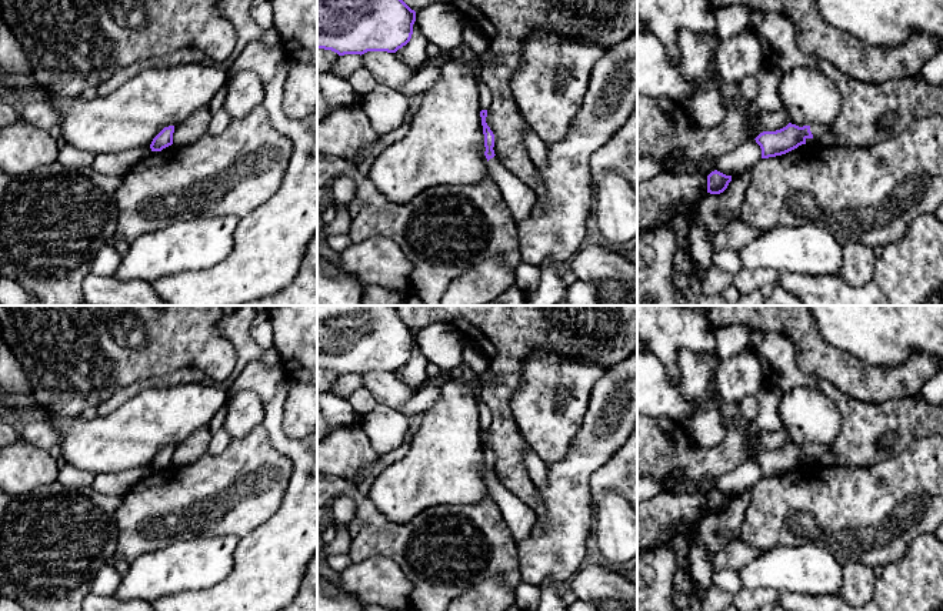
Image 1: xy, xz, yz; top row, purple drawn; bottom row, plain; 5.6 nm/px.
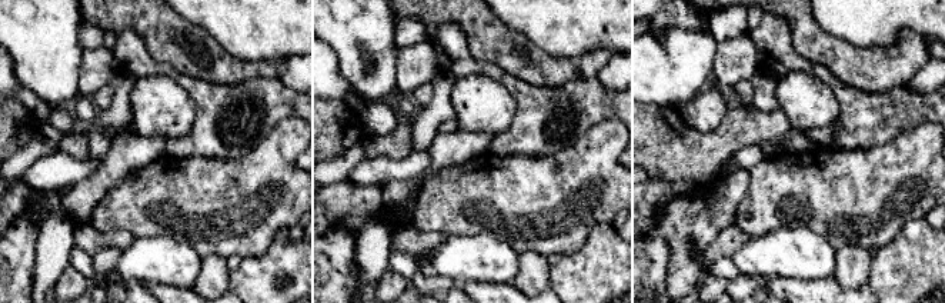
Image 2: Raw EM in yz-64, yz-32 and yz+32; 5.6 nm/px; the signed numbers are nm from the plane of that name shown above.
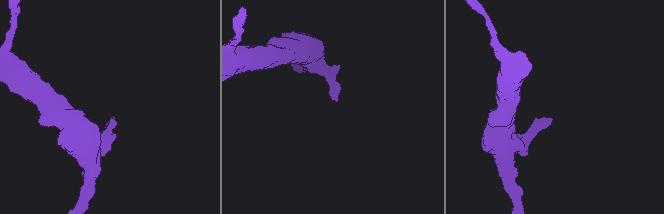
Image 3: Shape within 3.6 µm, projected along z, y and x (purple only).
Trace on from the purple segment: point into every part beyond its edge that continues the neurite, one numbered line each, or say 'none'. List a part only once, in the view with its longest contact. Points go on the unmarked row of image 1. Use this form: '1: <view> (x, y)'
1: yz (817, 450)

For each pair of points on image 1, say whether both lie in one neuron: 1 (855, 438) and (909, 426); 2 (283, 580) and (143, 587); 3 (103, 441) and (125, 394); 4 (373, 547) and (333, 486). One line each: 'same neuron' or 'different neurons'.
1: same neuron
2: different neurons
3: different neurons
4: same neuron

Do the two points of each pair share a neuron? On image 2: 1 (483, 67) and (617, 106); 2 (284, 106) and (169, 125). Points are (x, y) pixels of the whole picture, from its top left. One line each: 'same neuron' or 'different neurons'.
1: same neuron
2: different neurons

